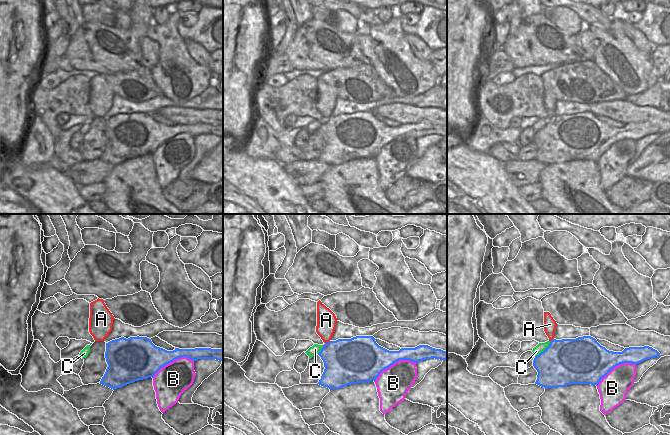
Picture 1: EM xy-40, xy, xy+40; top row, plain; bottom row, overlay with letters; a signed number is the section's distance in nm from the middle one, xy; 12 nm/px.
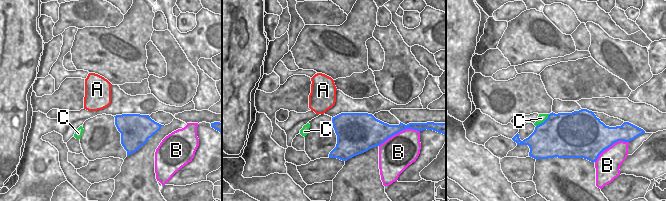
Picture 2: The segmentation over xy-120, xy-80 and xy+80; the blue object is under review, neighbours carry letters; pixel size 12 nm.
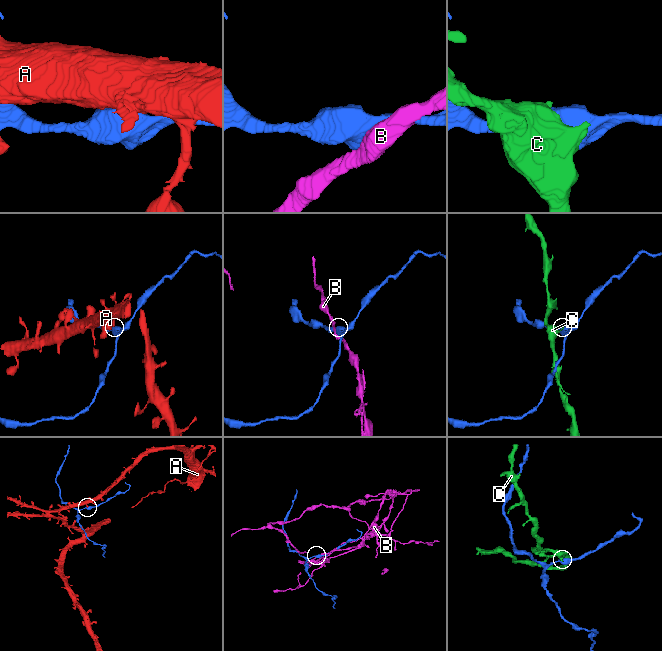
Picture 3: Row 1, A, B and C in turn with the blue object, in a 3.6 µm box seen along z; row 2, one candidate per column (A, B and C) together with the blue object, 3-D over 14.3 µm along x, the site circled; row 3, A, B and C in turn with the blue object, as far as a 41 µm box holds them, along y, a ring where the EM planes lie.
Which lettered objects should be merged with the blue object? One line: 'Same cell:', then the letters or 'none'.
Same cell: none

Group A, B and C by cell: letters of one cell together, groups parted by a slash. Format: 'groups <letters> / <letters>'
groups A / B / C

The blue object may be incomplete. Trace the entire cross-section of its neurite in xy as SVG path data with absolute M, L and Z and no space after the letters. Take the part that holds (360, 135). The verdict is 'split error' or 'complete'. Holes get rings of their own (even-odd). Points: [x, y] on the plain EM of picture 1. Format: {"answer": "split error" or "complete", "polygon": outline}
{"answer": "complete", "polygon": "M373 112L338 115L323 121L318 129L324 138L324 148L317 160L331 165L374 157L380 149L399 136L414 139L426 135L447 135L447 127L428 121L389 127L379 122Z"}

